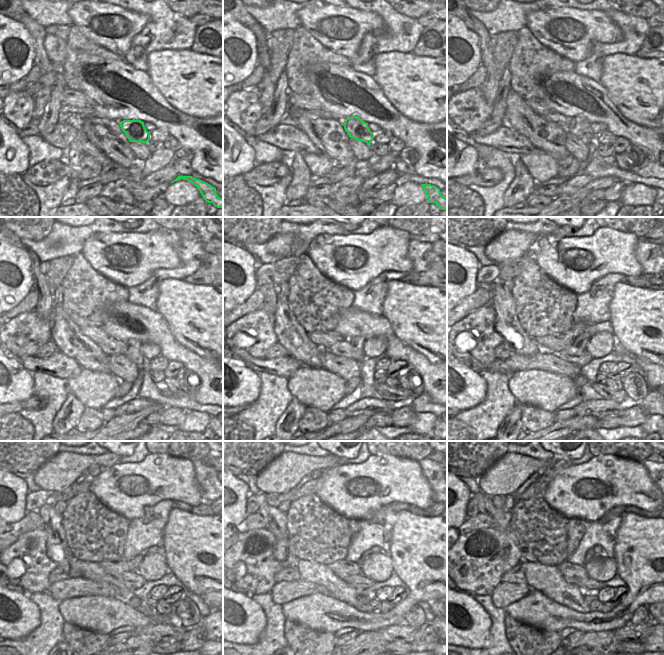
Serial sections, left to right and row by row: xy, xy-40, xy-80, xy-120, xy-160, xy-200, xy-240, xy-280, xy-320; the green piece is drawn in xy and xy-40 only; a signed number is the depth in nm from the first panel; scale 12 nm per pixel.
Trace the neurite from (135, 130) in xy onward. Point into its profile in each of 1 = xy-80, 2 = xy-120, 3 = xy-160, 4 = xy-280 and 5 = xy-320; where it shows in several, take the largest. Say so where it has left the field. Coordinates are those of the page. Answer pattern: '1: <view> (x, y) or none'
1: xy-80 (579, 126)
2: xy-120 (133, 353)
3: xy-160 (357, 342)
4: xy-280 (366, 554)
5: xy-320 (590, 554)

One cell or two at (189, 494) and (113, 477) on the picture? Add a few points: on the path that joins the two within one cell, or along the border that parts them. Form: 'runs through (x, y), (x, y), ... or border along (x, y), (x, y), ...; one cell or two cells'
runs through (170, 482), (132, 482); one cell

